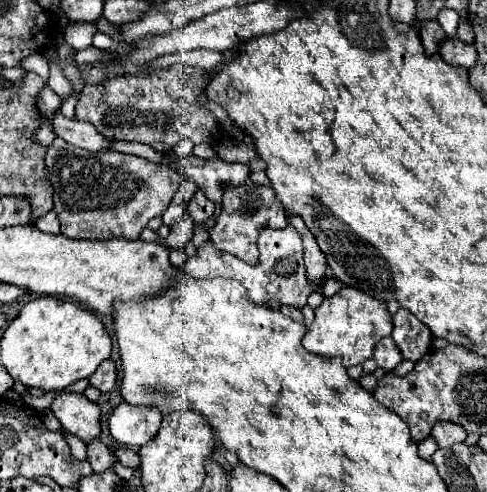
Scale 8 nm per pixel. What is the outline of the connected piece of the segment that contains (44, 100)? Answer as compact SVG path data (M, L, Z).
M47 85L39 92L37 106L43 113L51 115L53 111L60 108L61 99Z

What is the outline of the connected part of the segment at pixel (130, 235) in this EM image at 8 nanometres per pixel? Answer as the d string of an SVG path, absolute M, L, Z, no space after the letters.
M55 139L45 153L45 167L49 173L49 185L53 189L53 211L61 221L61 233L71 239L139 239L139 233L147 227L147 221L161 217L169 207L173 195L179 191L185 179L179 171L151 163L137 155L123 155L115 151L85 151L77 149L63 139Z

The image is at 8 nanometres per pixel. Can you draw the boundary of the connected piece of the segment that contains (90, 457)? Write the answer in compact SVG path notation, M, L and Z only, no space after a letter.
M97 437L91 443L87 443L87 461L91 463L91 467L93 467L95 473L101 473L101 471L107 471L117 459L107 449L107 445Z

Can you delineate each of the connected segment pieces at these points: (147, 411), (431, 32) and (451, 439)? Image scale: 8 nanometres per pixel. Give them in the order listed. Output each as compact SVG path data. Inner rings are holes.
M121 403L109 417L111 435L127 447L141 447L145 441L153 439L161 425L161 413L157 407L139 407L131 403Z
M429 19L429 21L421 23L419 37L421 37L421 43L423 43L427 55L431 55L437 51L437 43L441 43L441 39L445 37L445 31L437 19Z
M437 421L431 435L437 439L439 447L449 447L453 443L461 443L467 437L465 427L461 427L459 423L453 421Z

